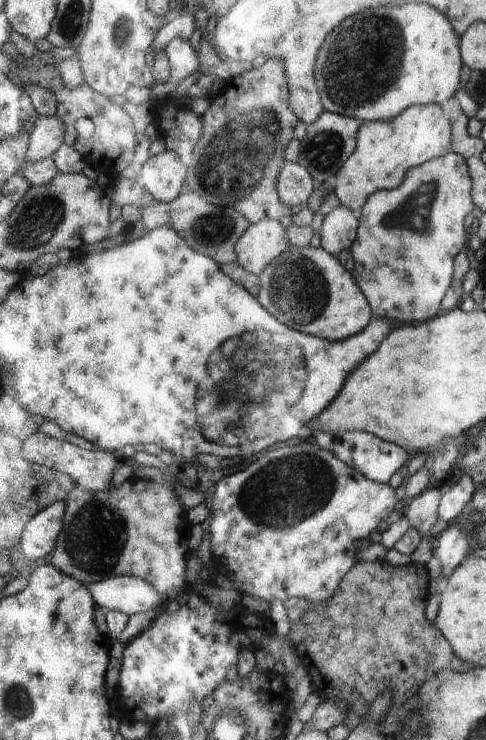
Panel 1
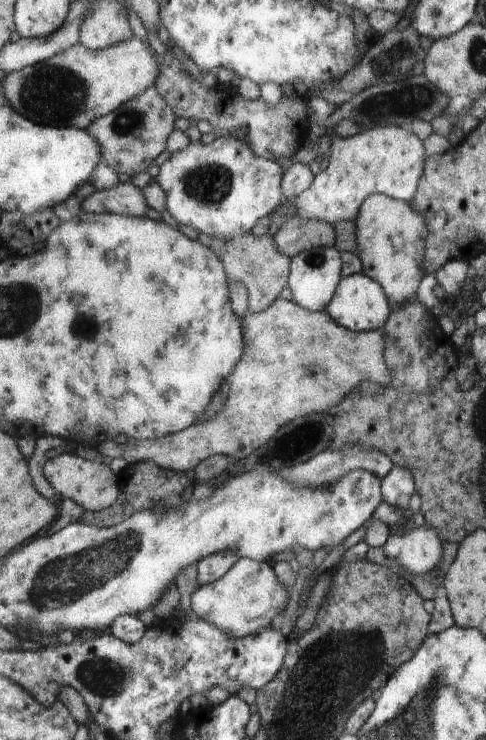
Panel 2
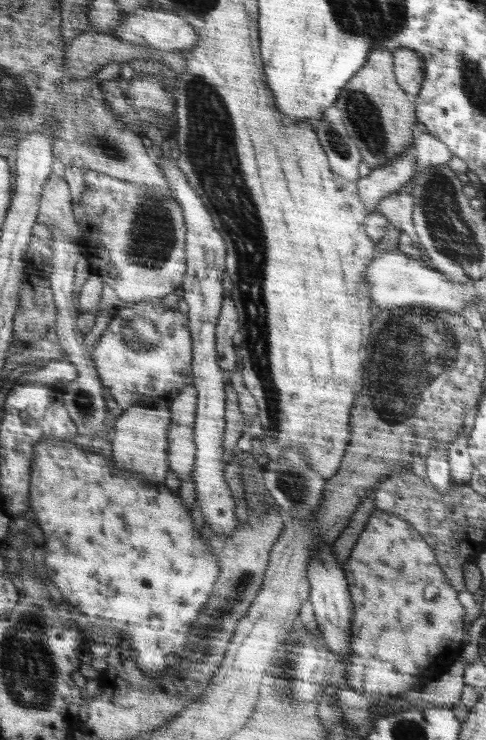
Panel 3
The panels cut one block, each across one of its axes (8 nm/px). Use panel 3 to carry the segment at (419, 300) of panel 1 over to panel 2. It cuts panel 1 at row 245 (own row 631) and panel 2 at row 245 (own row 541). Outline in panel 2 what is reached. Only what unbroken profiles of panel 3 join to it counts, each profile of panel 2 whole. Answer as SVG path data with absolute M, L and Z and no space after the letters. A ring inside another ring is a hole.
M376 193L364 204L354 221L357 225L357 256L362 264L362 273L383 286L393 306L408 300L418 282L423 281L423 255L426 251L427 221L411 205Z

